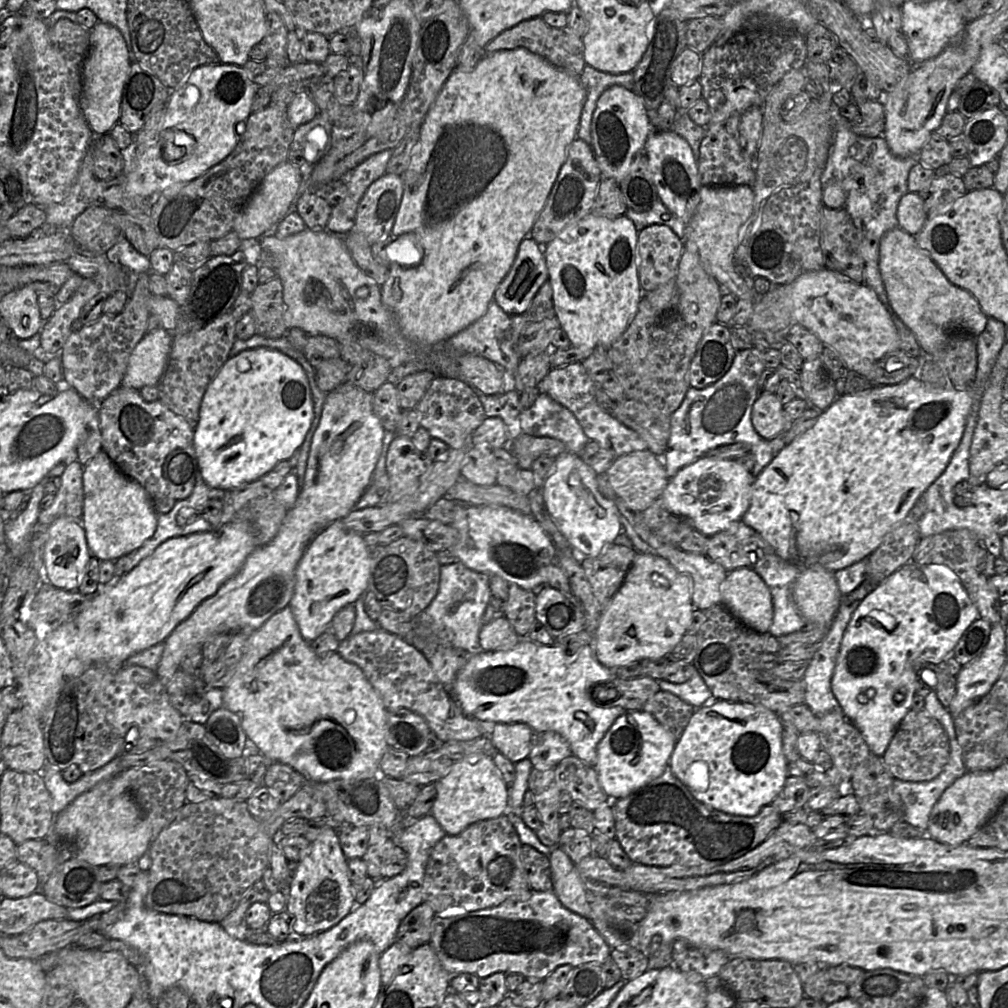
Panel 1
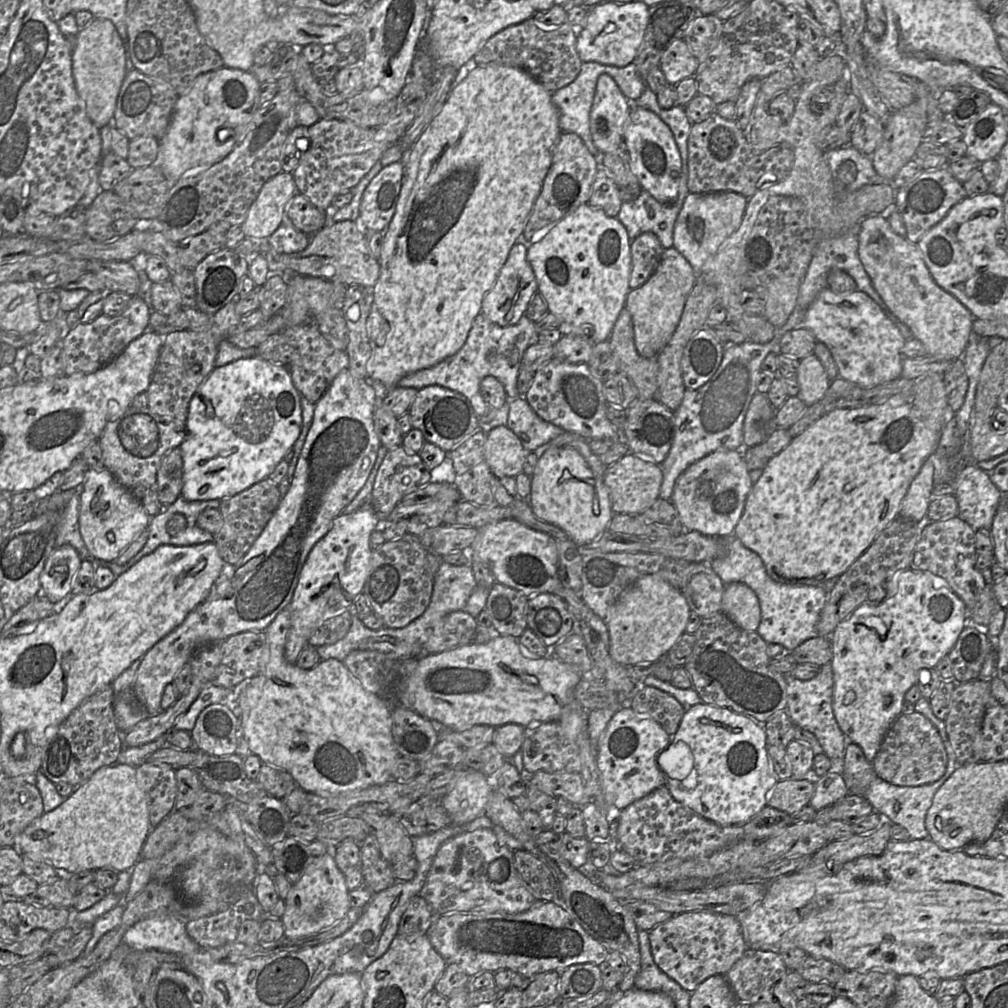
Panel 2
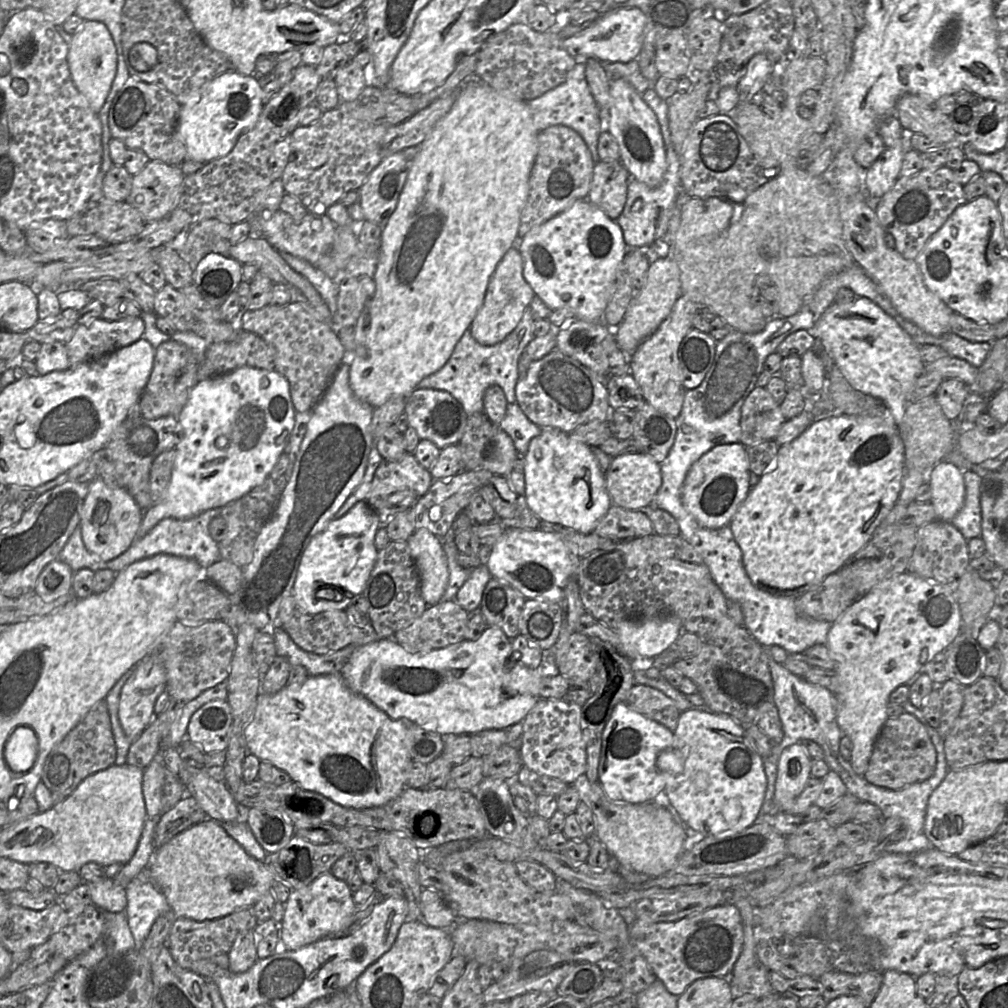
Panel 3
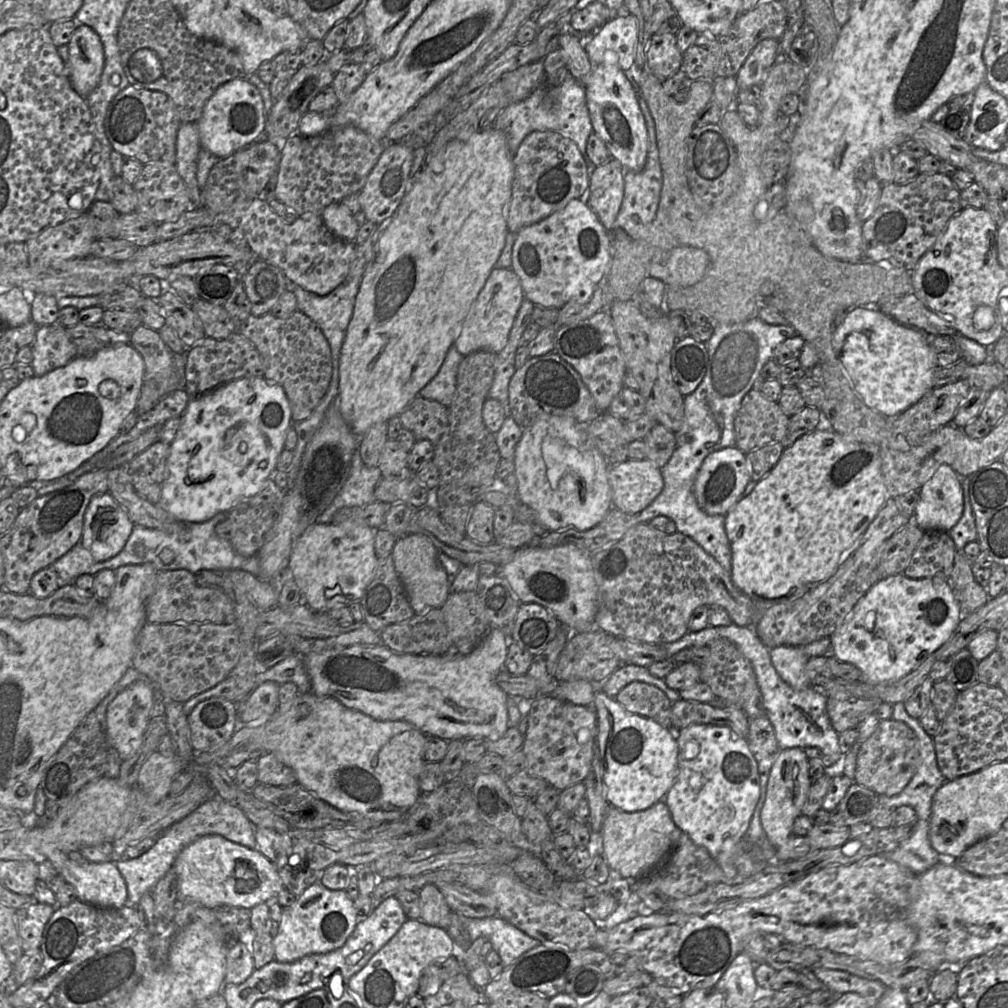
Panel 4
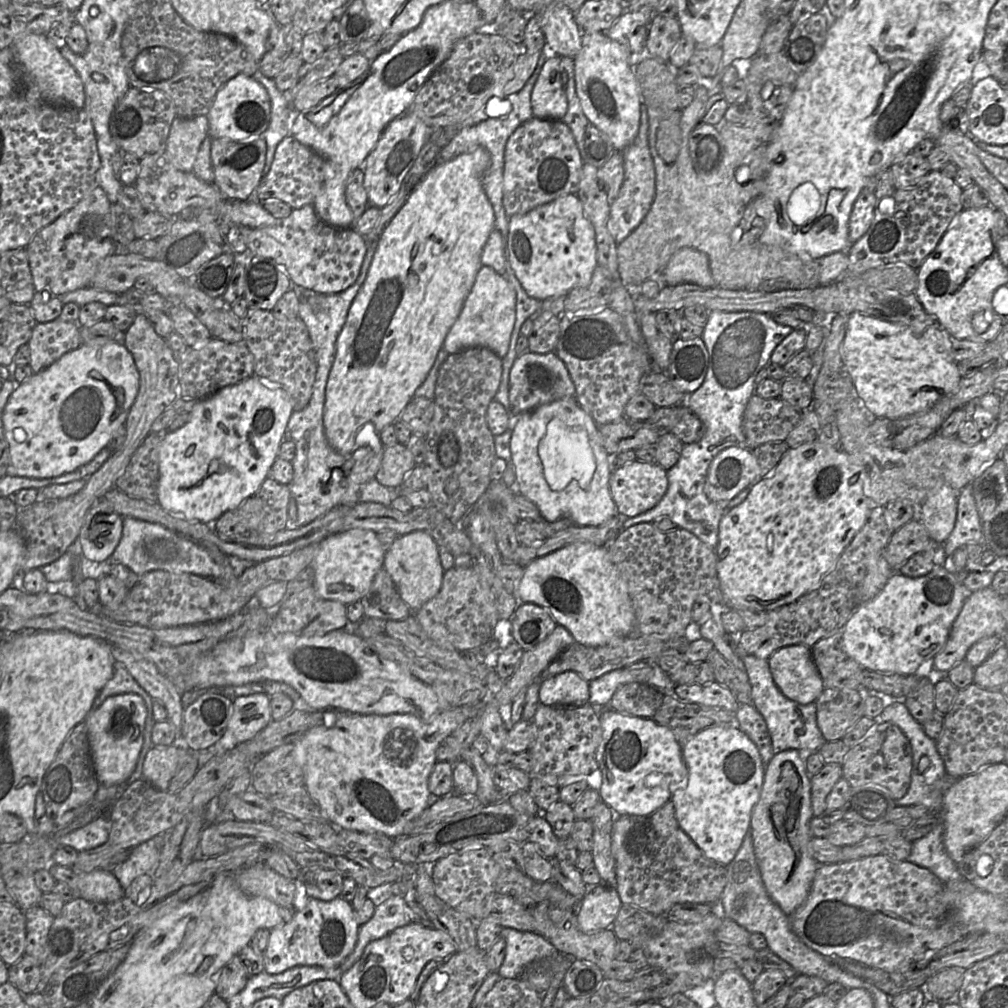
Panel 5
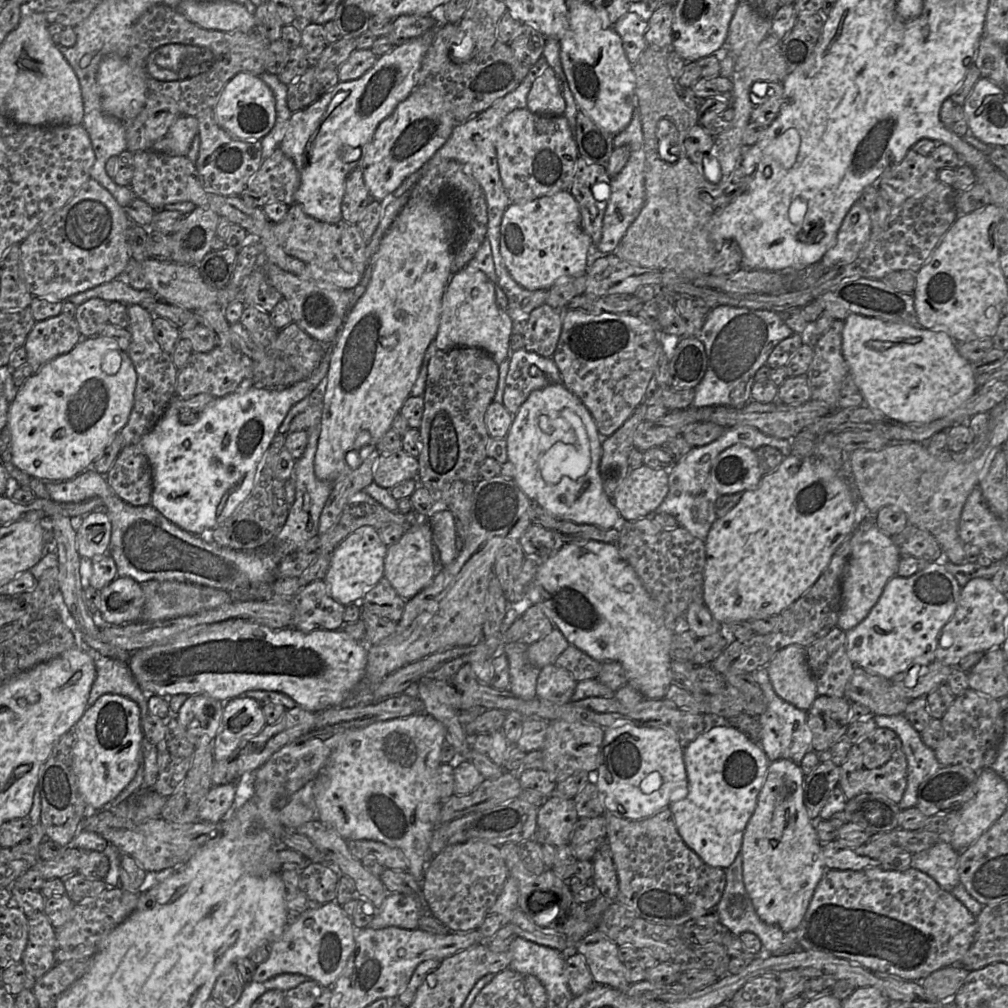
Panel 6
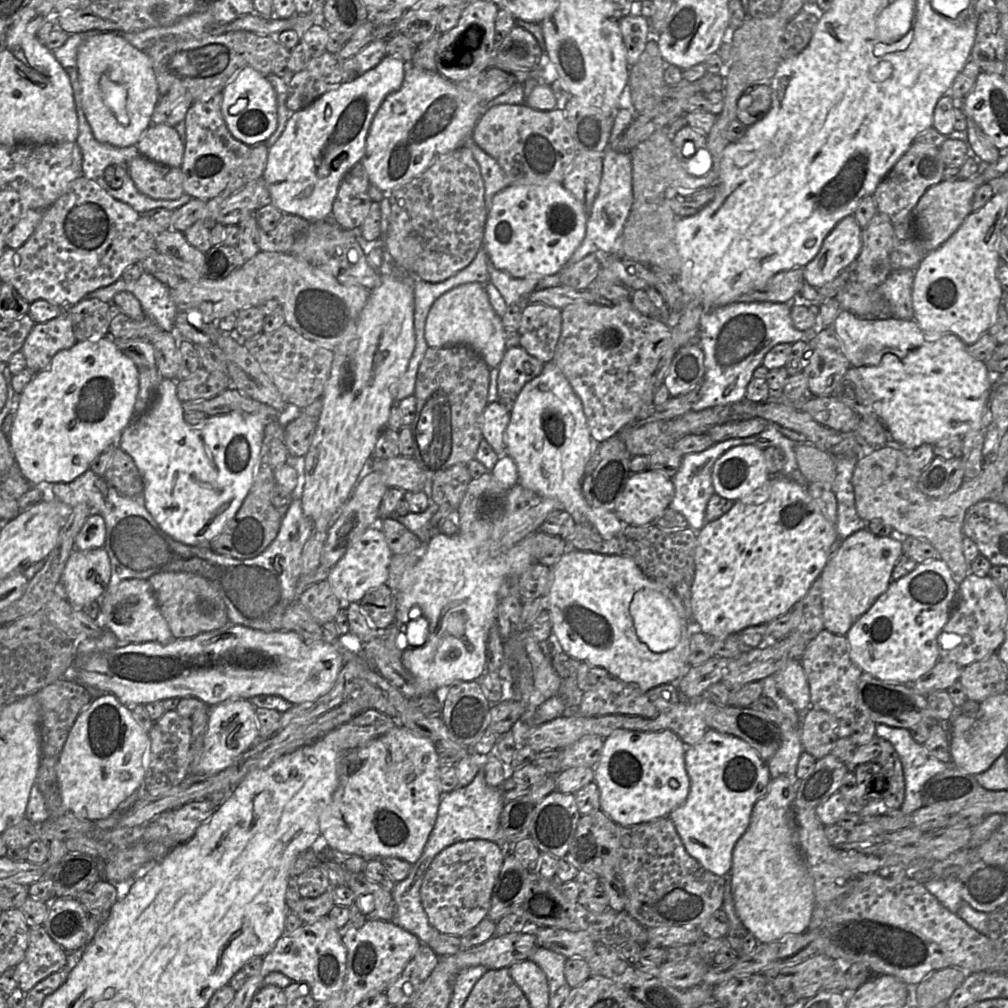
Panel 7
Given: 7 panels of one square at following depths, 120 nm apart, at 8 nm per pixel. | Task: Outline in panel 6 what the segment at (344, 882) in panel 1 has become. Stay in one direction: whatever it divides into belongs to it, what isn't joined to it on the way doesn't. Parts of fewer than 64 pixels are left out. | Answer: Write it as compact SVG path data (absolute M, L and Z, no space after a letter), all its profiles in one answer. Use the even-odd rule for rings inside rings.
M337 902L311 905L294 924L287 927L286 923L286 930L269 946L269 957L257 966L252 981L261 983L280 974L292 973L331 987L355 949L355 935L351 917Z

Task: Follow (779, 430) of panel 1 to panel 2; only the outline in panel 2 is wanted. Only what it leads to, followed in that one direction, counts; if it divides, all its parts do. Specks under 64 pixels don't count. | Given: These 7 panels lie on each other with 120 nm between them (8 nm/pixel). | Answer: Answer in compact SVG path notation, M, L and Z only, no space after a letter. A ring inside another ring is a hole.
M757 392L748 408L744 420L744 446L762 443L776 429L776 411L767 393Z

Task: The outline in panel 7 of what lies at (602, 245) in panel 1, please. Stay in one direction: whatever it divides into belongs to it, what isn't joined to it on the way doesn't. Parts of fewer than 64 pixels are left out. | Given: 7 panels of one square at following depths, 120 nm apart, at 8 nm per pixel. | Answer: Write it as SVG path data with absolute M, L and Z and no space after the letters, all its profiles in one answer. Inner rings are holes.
M561 183L509 185L493 198L484 229L483 248L493 265L515 278L560 272L586 235L588 215Z

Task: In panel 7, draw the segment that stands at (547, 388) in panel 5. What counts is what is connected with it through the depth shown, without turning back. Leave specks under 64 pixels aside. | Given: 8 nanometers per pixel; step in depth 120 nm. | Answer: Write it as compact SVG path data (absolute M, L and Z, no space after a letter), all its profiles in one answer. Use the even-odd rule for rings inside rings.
M521 346L507 349L498 366L497 401L508 411L511 411L524 385L537 377L542 372L543 367L544 363L542 361L528 354Z

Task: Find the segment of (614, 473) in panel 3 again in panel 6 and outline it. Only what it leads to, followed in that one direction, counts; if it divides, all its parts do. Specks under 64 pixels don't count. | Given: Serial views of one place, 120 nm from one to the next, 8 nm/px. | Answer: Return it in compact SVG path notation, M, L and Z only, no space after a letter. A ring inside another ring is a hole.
M646 465L632 468L625 480L616 489L612 501L621 518L625 521L651 517L664 501L669 491L668 470L652 469Z

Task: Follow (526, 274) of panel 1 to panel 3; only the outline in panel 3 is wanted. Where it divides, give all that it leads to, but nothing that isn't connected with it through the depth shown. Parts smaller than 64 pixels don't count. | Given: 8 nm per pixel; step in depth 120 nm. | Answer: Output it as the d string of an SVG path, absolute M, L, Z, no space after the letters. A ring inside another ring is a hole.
M510 247L490 278L484 302L469 327L471 335L484 346L501 342L519 324L524 311L529 308L535 296L523 276L523 258L519 250Z

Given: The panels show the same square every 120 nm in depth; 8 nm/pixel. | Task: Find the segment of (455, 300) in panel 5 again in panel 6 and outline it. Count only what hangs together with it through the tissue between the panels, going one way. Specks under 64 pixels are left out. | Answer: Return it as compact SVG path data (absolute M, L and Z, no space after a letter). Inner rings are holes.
M410 198L408 200L382 237L378 251L374 255L374 267L367 288L356 304L348 312L345 322L331 348L330 364L326 376L327 387L323 397L320 435L314 457L314 473L318 479L331 483L334 483L337 480L341 473L346 469L346 466L348 466L347 454L350 451L356 450L356 448L354 448L354 443L362 432L367 432L369 434L369 445L376 446L381 437L391 429L393 418L400 413L403 403L410 396L411 389L418 377L425 351L429 344L434 341L437 334L442 297L448 281L452 276L451 266L455 253L455 243L455 223L451 223L451 220L445 218L444 204L415 198Z

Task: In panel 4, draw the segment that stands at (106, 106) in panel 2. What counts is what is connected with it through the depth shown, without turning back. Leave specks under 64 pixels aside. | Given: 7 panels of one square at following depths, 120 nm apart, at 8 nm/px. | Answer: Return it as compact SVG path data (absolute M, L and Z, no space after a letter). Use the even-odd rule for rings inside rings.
M79 25L69 43L68 73L75 91L83 98L99 85L103 67L104 50L98 34L87 25Z

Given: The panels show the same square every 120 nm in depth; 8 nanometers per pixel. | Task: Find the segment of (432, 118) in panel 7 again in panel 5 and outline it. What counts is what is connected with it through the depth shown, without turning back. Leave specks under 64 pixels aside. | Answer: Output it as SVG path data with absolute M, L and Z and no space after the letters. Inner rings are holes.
M409 112L393 119L385 127L363 165L364 188L369 205L383 208L398 193L407 173L428 140L431 130L422 120Z

